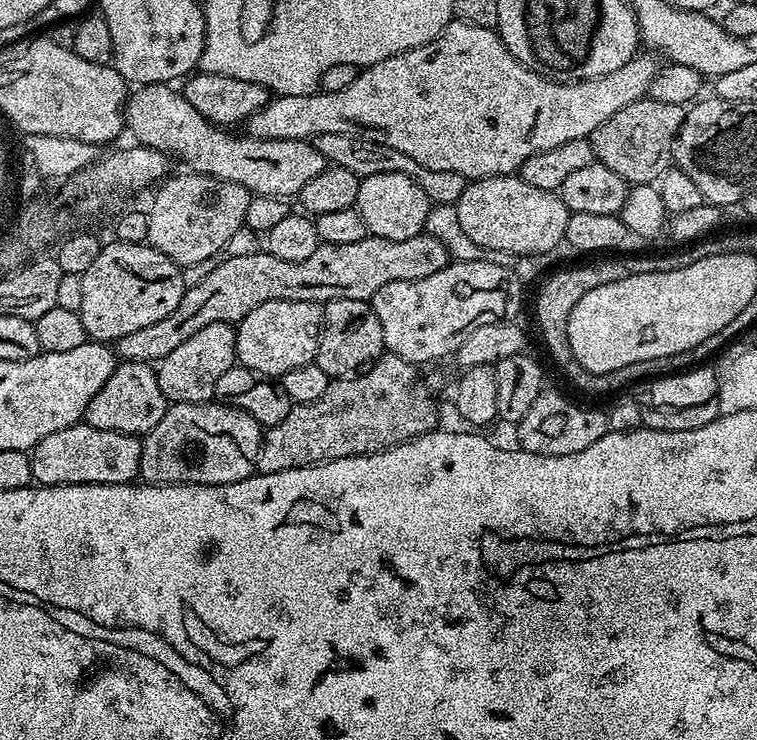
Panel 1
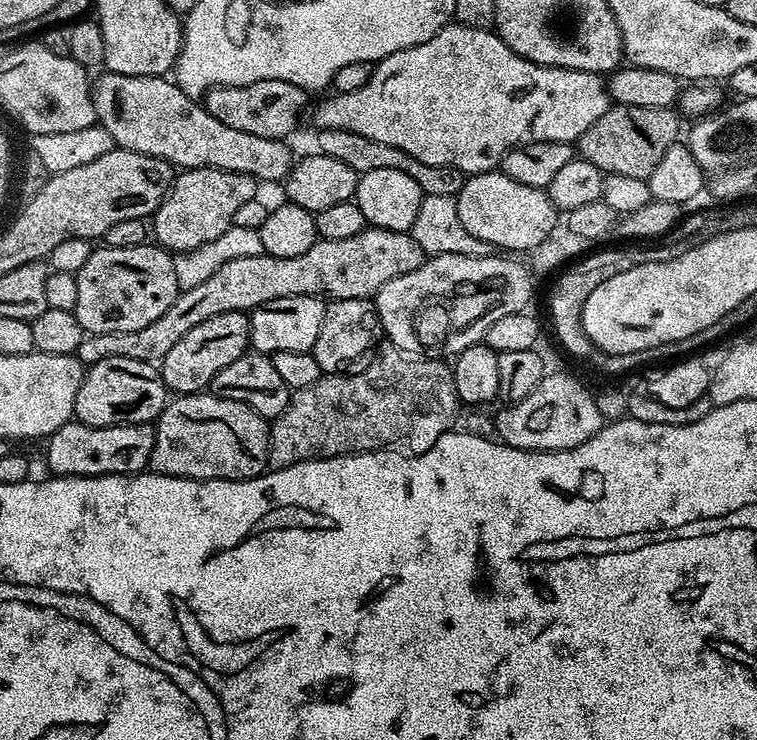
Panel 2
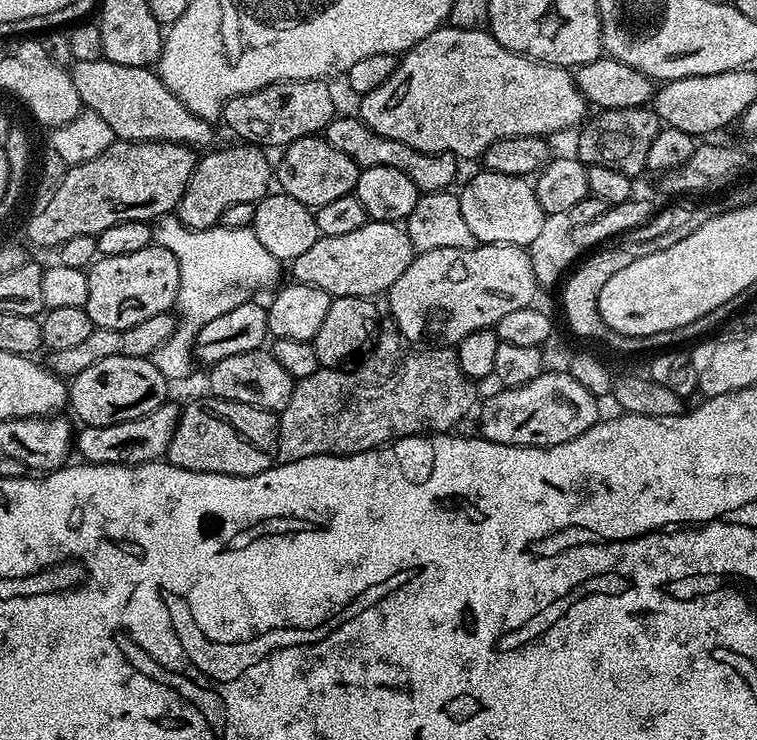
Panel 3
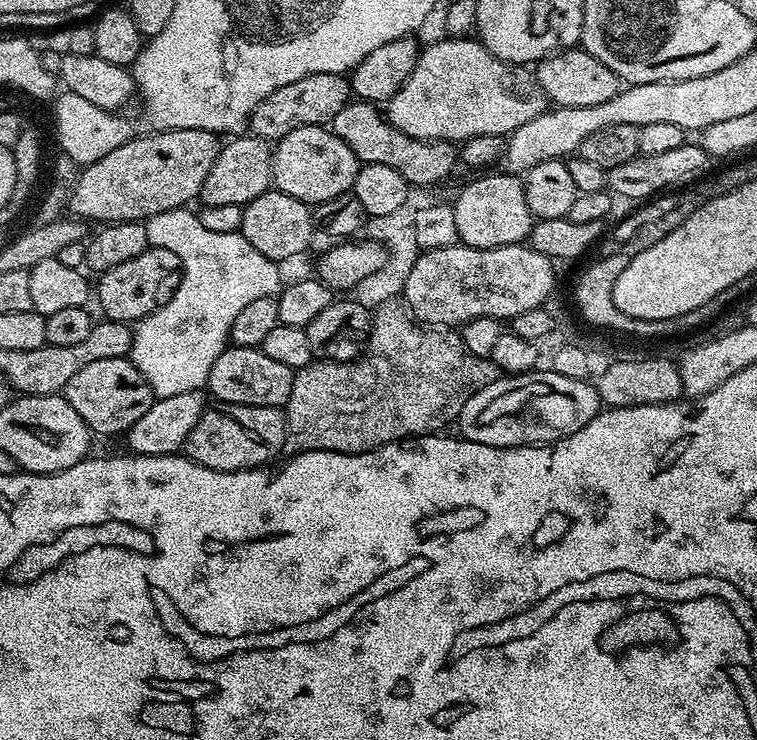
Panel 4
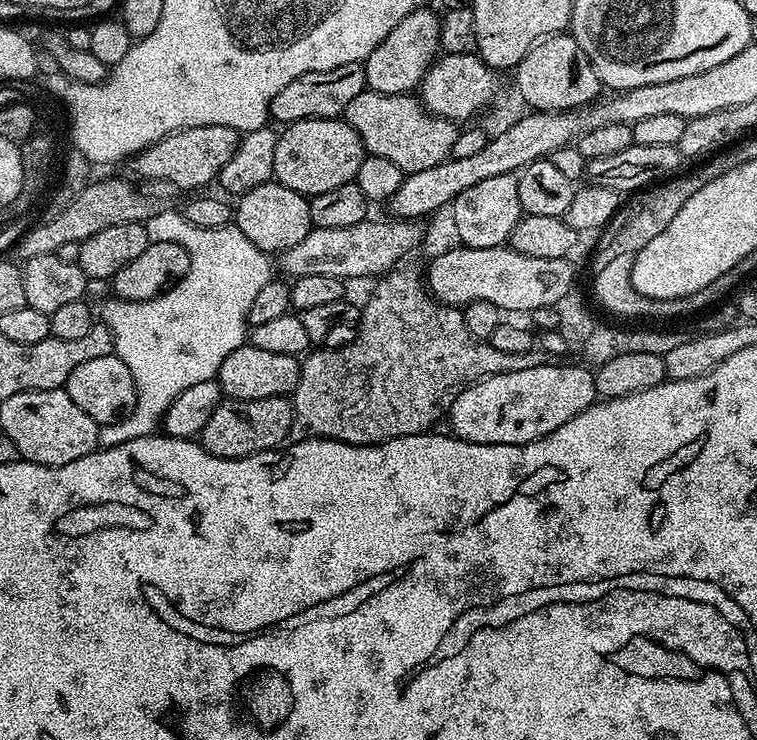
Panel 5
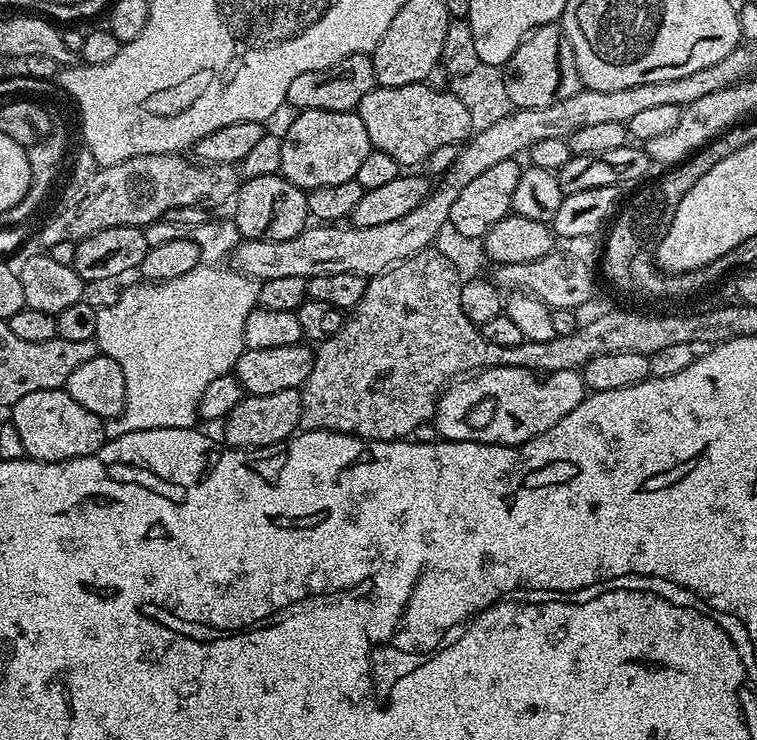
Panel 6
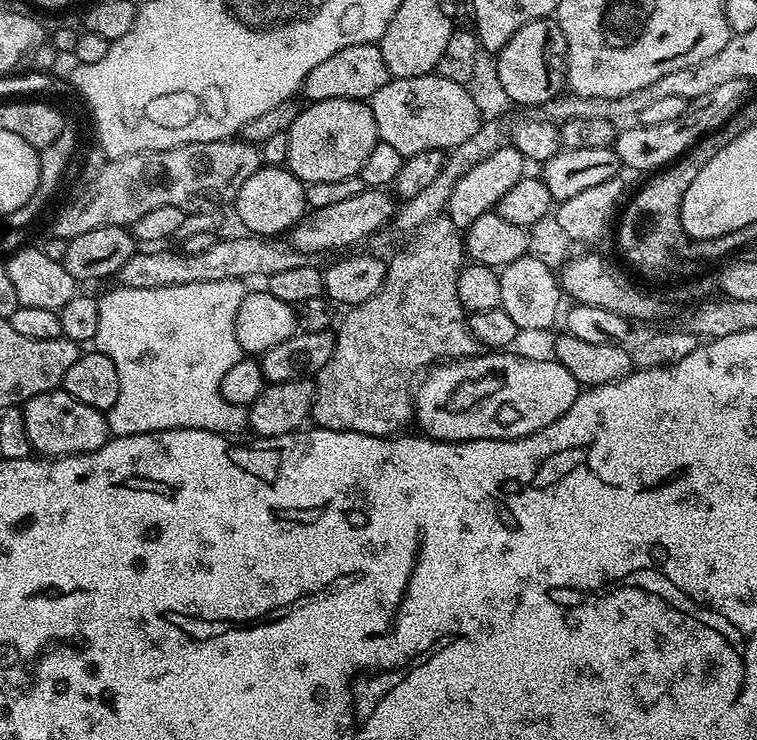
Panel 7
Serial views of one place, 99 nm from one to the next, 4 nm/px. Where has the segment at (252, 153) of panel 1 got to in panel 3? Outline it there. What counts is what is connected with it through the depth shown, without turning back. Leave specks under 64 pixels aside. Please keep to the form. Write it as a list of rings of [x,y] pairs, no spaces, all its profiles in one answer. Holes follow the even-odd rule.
[[[103,58],[96,61],[77,60],[71,65],[74,90],[78,90],[81,105],[87,111],[94,113],[97,120],[106,122],[110,126],[116,140],[161,140],[175,144],[187,144],[193,150],[204,150],[212,140],[213,125],[209,121],[198,118],[198,114],[191,112],[170,89],[162,83],[159,75],[151,67],[118,66],[118,62],[110,62]]]

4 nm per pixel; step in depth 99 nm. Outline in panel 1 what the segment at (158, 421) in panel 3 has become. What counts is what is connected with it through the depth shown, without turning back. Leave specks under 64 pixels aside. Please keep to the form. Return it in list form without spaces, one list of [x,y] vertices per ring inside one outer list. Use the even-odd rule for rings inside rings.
[[[83,422],[42,438],[30,450],[32,478],[40,486],[63,484],[130,484],[139,477],[142,440],[114,430],[98,430]]]

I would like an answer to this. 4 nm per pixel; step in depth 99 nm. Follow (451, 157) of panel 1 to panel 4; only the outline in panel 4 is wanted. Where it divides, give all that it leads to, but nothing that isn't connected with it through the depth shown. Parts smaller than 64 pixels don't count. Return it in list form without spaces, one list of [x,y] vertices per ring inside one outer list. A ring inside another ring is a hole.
[[[476,38],[443,39],[421,51],[410,78],[406,78],[403,86],[386,101],[386,119],[400,132],[419,140],[449,142],[463,142],[482,134],[507,137],[518,130],[518,126],[526,126],[530,118],[538,118],[538,114],[549,107],[549,97],[531,67],[513,67],[490,54],[490,50],[486,50],[486,46]]]

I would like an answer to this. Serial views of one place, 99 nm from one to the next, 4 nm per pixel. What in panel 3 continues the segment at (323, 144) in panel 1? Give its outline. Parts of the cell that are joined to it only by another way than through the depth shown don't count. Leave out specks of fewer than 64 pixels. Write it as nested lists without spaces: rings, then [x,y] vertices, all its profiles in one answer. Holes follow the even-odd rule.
[[[337,115],[335,120],[329,122],[327,128],[322,133],[325,140],[334,146],[334,150],[342,150],[346,158],[350,158],[360,169],[370,166],[394,166],[394,170],[402,170],[410,182],[420,189],[421,193],[442,192],[451,189],[452,183],[456,180],[457,157],[449,152],[423,152],[414,150],[402,142],[394,142],[394,138],[386,138],[370,126],[366,126],[355,115]]]

